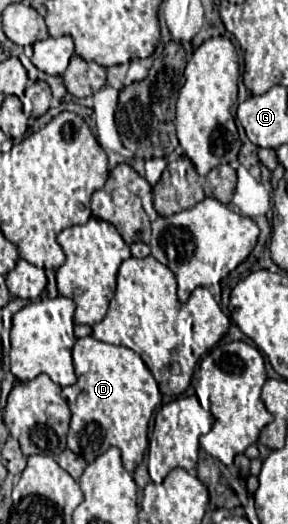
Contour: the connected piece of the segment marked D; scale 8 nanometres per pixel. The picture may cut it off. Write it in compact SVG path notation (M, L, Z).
M83 337L75 341L73 363L77 383L63 388L61 393L73 415L67 447L91 463L95 457L115 445L121 449L125 469L135 471L149 447L147 433L151 413L162 404L162 393L157 381L135 351L129 347L97 341L95 337Z

